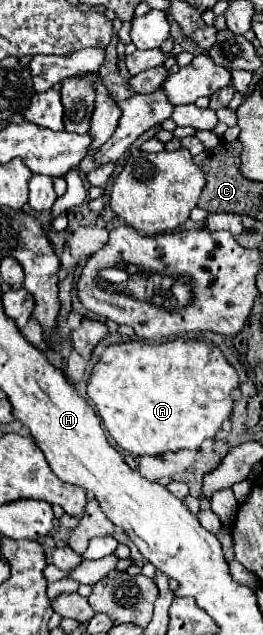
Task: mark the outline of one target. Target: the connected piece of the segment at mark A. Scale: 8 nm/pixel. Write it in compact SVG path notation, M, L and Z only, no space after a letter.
M176 338L160 344L148 344L140 340L108 346L100 362L92 370L88 382L88 396L94 400L106 430L122 450L134 456L160 456L184 448L200 450L202 440L214 438L222 428L222 422L228 420L232 414L232 392L236 388L238 374L216 344Z

